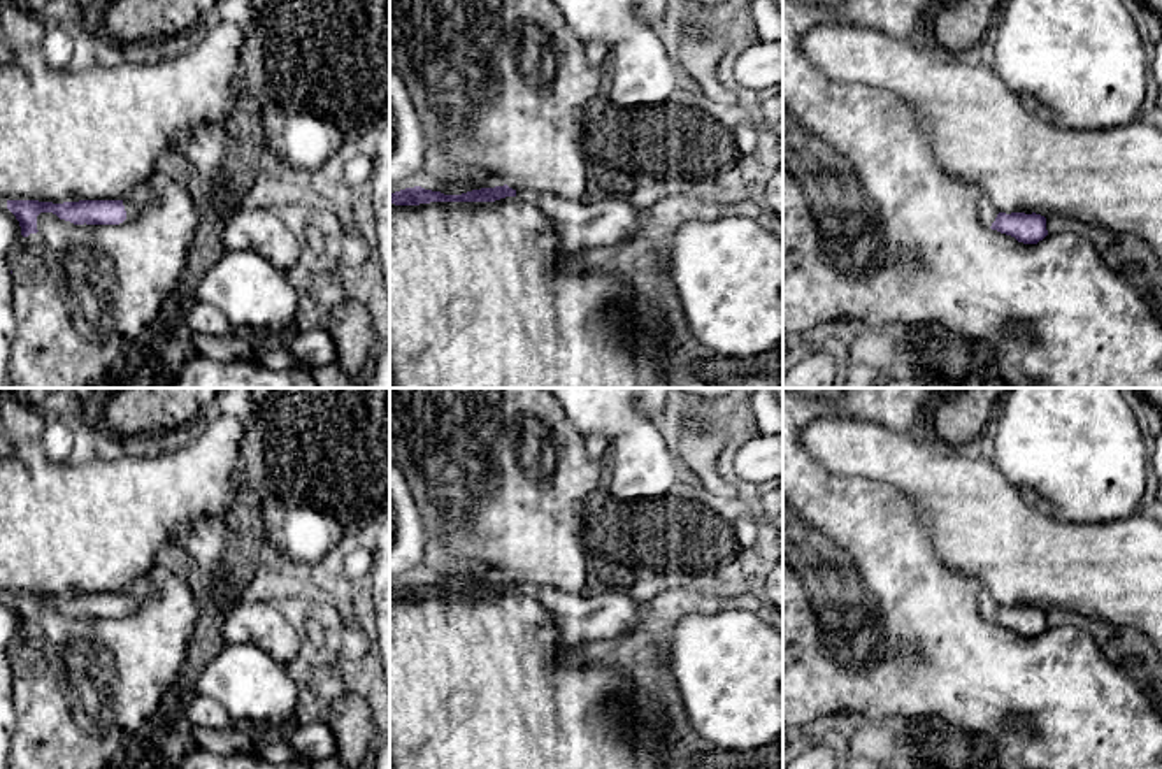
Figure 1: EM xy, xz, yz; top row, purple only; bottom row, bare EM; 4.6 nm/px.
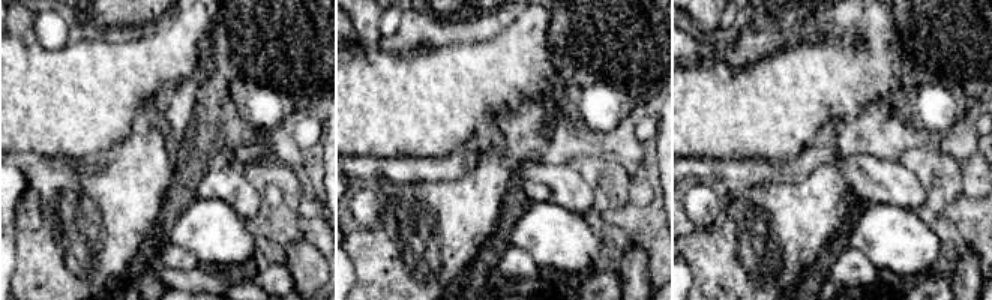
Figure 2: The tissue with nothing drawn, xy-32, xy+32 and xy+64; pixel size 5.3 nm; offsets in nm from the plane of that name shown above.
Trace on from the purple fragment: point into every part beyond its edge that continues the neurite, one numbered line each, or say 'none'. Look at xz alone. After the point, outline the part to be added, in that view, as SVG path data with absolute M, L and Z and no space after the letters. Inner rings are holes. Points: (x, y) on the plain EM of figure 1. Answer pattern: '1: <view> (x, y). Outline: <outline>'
1: xz (581, 618). Outline: M516 585L516 592L537 599L549 611L562 643L569 648L632 632L646 609L646 602L620 592L562 593L551 586L534 585Z

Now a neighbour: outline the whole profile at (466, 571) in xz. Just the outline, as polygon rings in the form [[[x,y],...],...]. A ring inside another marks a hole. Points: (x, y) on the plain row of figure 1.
[[[460,560],[455,564],[455,576],[441,581],[430,581],[423,574],[416,579],[425,583],[441,585],[444,588],[462,588],[472,583],[504,579],[490,571],[488,565],[483,565],[476,560]]]

